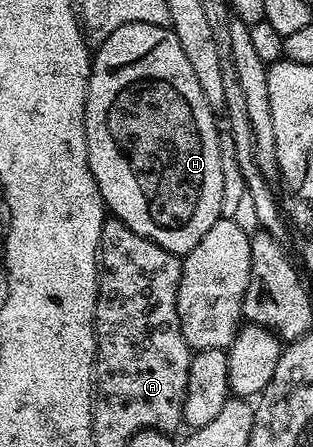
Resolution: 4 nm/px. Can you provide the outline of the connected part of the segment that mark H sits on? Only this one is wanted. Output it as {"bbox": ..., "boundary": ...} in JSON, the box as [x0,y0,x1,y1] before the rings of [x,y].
{"bbox":[85,22,222,258],"boundary":[[[133,22],[125,26],[117,26],[113,34],[105,38],[105,42],[94,49],[91,62],[91,77],[87,87],[87,101],[85,102],[85,138],[87,139],[87,157],[93,178],[99,187],[99,193],[103,199],[106,211],[114,219],[119,220],[129,230],[157,242],[165,250],[180,258],[187,255],[209,234],[209,226],[213,226],[222,217],[222,156],[219,149],[221,128],[215,125],[217,115],[210,109],[206,101],[205,93],[193,74],[192,65],[188,61],[181,45],[177,40],[177,34],[170,27],[161,24],[146,24],[145,22]]]}

